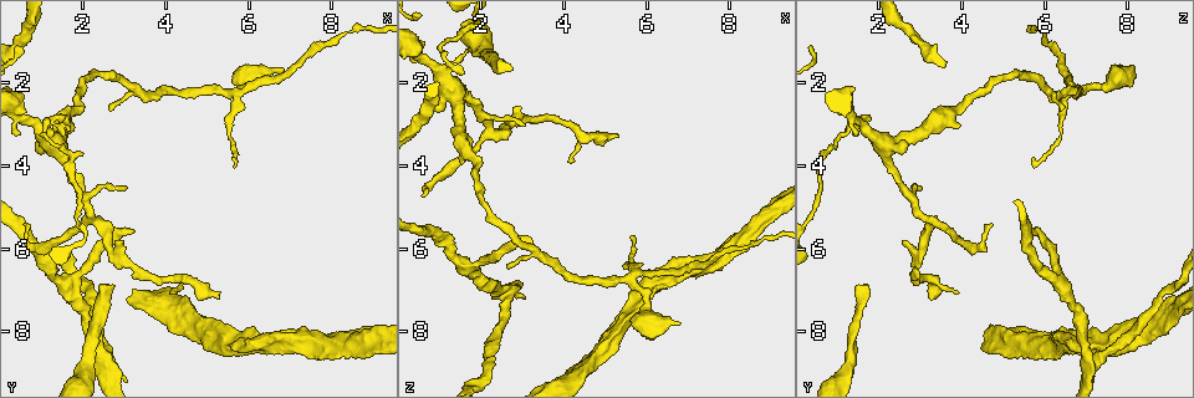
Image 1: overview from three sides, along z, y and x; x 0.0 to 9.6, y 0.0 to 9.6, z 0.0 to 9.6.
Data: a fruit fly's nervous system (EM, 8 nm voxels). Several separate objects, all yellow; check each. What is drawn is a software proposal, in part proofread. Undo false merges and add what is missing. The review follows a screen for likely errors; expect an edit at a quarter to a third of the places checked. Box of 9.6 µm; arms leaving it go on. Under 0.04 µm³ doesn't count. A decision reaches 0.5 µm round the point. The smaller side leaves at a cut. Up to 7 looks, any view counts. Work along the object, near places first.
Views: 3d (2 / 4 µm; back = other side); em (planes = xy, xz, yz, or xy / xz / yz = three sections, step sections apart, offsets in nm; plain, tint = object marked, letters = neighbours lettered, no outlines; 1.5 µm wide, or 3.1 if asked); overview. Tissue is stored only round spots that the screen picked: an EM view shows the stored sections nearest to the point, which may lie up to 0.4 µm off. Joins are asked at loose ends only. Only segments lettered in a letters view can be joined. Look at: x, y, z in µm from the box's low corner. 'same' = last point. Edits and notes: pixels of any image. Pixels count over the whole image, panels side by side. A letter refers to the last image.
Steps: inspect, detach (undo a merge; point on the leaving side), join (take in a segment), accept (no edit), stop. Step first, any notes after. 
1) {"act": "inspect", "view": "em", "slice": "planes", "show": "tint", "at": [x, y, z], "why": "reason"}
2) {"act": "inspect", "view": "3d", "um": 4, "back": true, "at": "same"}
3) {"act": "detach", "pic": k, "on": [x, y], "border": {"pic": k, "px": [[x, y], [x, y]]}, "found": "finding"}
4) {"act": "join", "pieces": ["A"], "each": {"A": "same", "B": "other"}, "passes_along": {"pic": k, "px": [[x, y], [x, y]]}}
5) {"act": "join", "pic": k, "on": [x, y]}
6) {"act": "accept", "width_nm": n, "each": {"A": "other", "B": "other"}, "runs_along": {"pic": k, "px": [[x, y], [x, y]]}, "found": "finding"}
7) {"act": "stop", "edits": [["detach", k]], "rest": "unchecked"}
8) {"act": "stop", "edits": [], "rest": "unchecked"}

{"act": "inspect", "view": "3d", "um": 2, "back": true, "at": [2.10, 8.80, 1.30]}

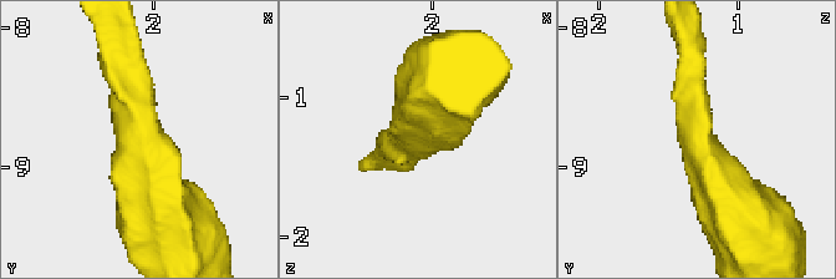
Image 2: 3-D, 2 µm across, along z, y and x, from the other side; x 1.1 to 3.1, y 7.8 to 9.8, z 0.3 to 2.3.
{"act": "inspect", "view": "em", "slice": "planes", "show": "letters", "at": [2.04, 8.84, 1.28], "arm_widths_nm": [200, 600]}

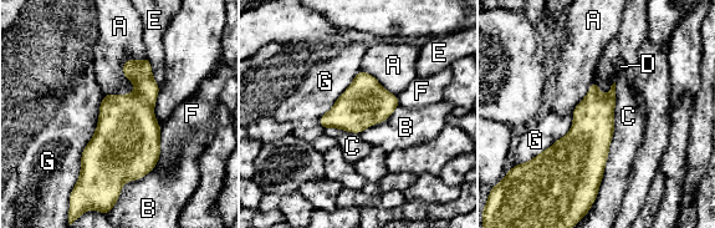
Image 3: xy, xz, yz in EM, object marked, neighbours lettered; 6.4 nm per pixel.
{"act": "accept", "width_nm": 280, "each": {"A": "other", "B": "other", "C": "other", "D": "other", "E": "other", "F": "other", "G": "other"}, "border": {"pic": 3, "px": [[146, 55], [105, 95]]}, "found": "one neuron here"}

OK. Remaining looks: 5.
{"act": "inspect", "view": "3d", "um": 2, "back": true, "at": [2.60, 8.70, 7.10]}

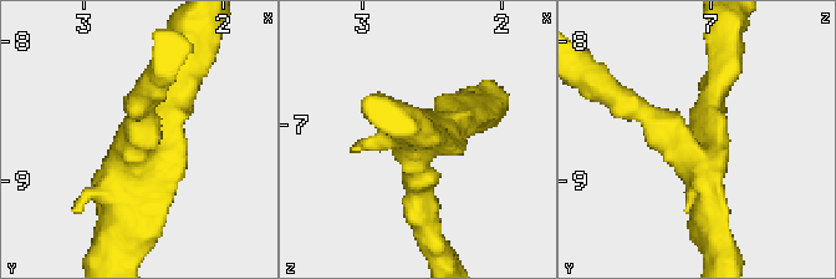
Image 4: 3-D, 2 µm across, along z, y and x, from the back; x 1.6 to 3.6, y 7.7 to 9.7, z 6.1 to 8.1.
{"act": "inspect", "view": "em", "slice": "planes", "show": "letters", "at": [2.56, 8.72, 7.10], "arms": 3, "arm_widths_nm": [200, 240, 300], "why": "need the tissue"}

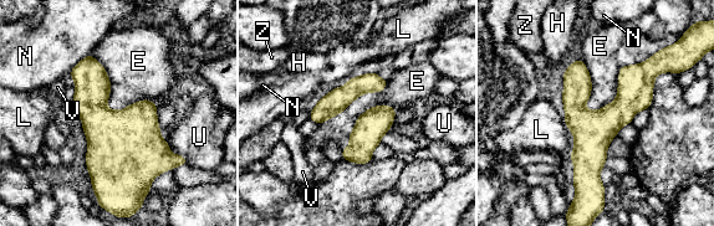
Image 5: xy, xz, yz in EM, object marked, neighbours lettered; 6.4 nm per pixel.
{"act": "accept", "each": {"E": "other", "H": "other", "L": "other", "N": "other", "U": "other", "V": "other", "Z": "other"}, "runs_along": {"pic": 5, "px": [[656, 58], [595, 134], [596, 176]]}, "found": "continuous, no second neuron"}

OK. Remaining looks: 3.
{"act": "inspect", "view": "em", "slice": "planes", "show": "plain", "at": [5.30, 7.05, 3.25], "why": "an open end"}

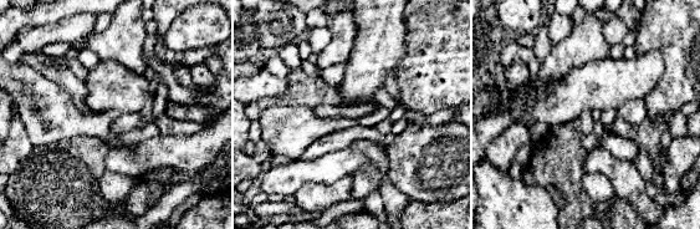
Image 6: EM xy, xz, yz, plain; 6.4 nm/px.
{"act": "inspect", "view": "em", "slice": "planes", "show": "letters", "at": "same", "why": "see the neighbours"}

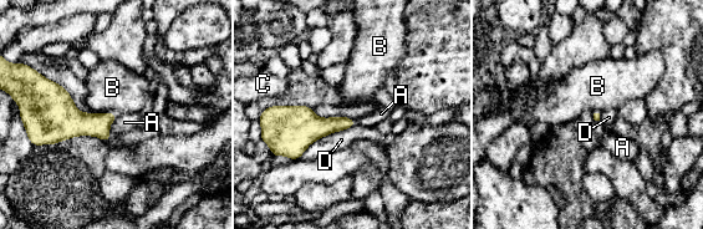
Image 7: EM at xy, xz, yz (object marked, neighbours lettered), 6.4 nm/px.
{"act": "accept", "longest_contact_nm": ["D", 440], "each": {"A": "other", "B": "other", "C": "other", "D": "other"}, "border": {"pic": 7, "px": [[118, 115], [106, 142]]}, "found": "none of them fits"}

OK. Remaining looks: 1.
{"act": "stop", "edits": [], "rest": "unchecked"}

